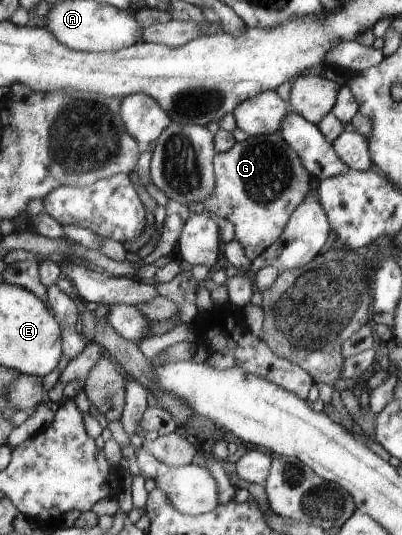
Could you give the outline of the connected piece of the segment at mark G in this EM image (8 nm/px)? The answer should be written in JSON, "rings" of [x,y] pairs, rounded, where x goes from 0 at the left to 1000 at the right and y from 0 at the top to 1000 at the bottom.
{"rings":[[[694,249],[669,252],[622,254],[600,267],[587,267],[570,282],[537,286],[530,293],[535,327],[535,353],[505,376],[525,404],[572,413],[585,424],[585,449],[597,454],[614,484],[629,488],[659,465],[674,464],[706,439],[729,398],[754,376],[769,368],[774,353],[774,323],[756,312],[744,288],[706,264]]]}

